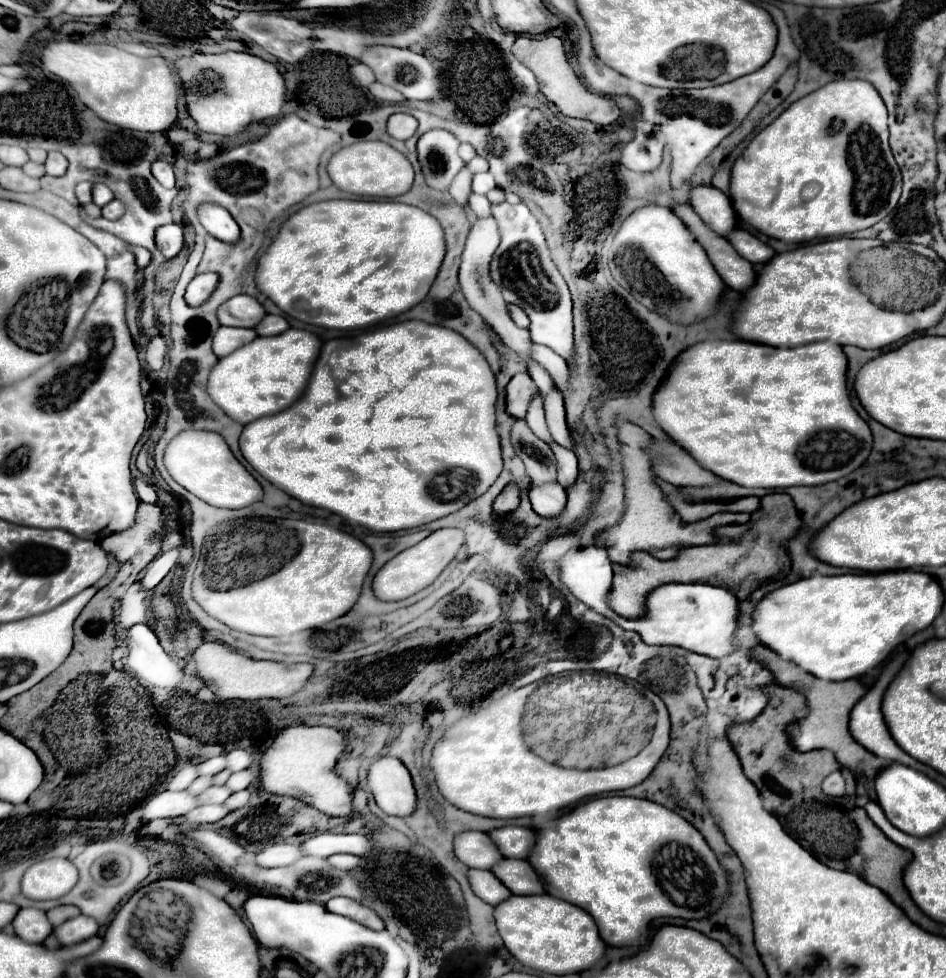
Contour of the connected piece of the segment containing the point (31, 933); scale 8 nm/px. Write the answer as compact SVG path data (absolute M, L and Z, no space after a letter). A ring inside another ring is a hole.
M22 908L12 920L12 926L16 936L30 944L42 944L52 932L52 924L48 922L46 914L36 908Z

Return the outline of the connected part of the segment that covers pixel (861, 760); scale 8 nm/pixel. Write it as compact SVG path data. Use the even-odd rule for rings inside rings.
M756 646L750 650L750 656L760 662L764 668L768 668L772 672L772 676L776 678L776 684L782 684L786 688L794 688L798 690L808 704L808 714L804 718L800 718L798 722L792 722L786 730L790 736L792 746L798 752L810 752L816 748L826 748L832 750L836 754L836 760L840 762L840 766L848 768L854 778L856 778L856 796L868 796L870 800L876 800L876 792L874 792L874 778L878 774L878 770L882 770L884 766L888 766L890 762L884 758L876 758L872 752L868 752L864 746L860 746L848 732L848 716L852 706L864 696L866 688L858 682L858 680L842 680L842 682L828 682L828 680L820 680L808 672L804 672L802 668L798 668L792 662L782 662L772 650L768 650L766 646Z

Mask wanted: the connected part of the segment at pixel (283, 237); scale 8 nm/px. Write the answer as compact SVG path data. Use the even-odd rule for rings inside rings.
M326 200L298 210L280 226L274 242L258 260L256 286L284 314L296 320L332 330L356 330L398 316L422 302L444 254L440 222L420 208L398 202Z

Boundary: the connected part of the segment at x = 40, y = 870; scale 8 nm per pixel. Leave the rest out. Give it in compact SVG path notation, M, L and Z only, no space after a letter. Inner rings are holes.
M50 858L32 864L22 878L22 894L30 900L56 900L78 882L78 868L68 858Z

